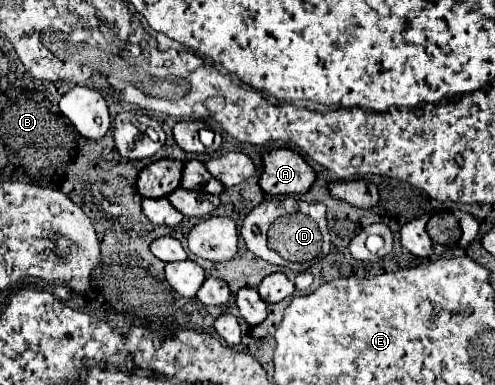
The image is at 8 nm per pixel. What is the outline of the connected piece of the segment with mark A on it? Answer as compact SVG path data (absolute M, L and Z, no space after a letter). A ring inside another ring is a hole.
M272 150L264 156L260 188L272 196L306 194L316 182L312 166L294 150Z

